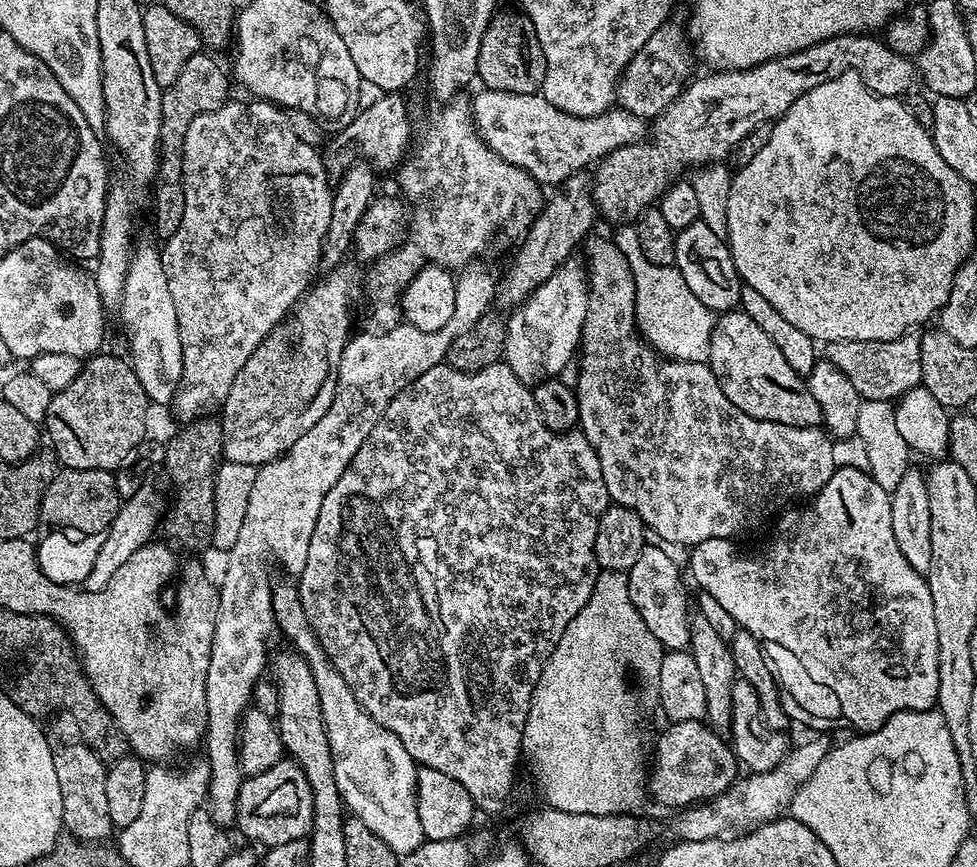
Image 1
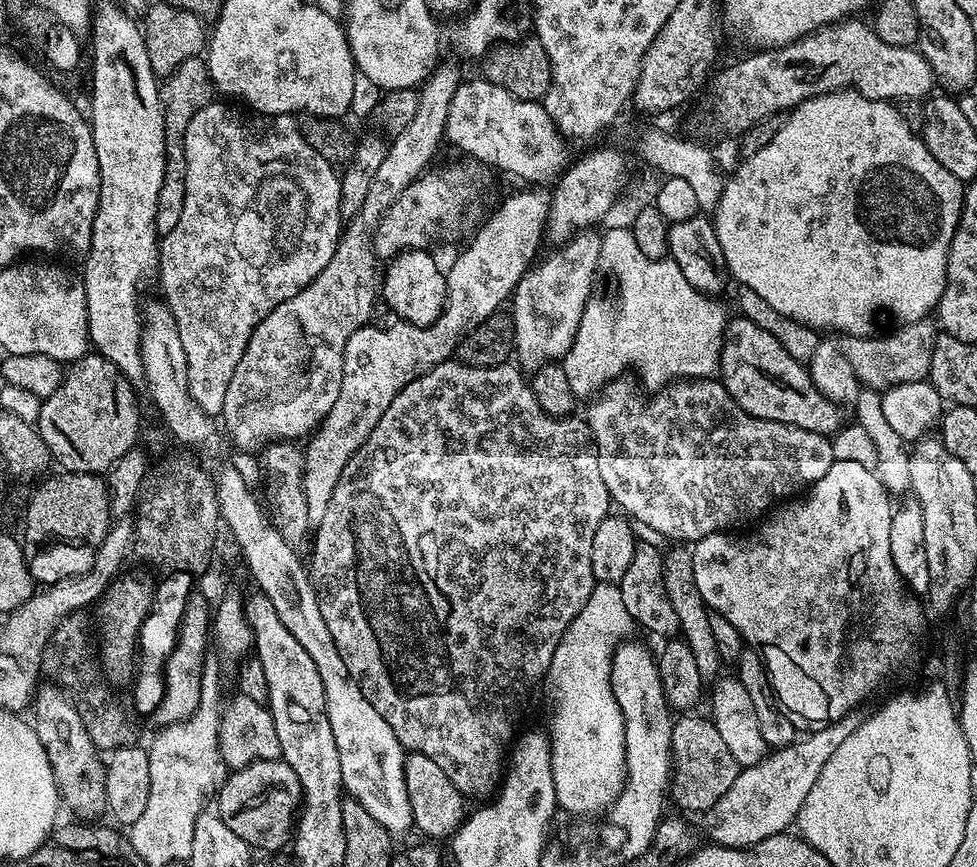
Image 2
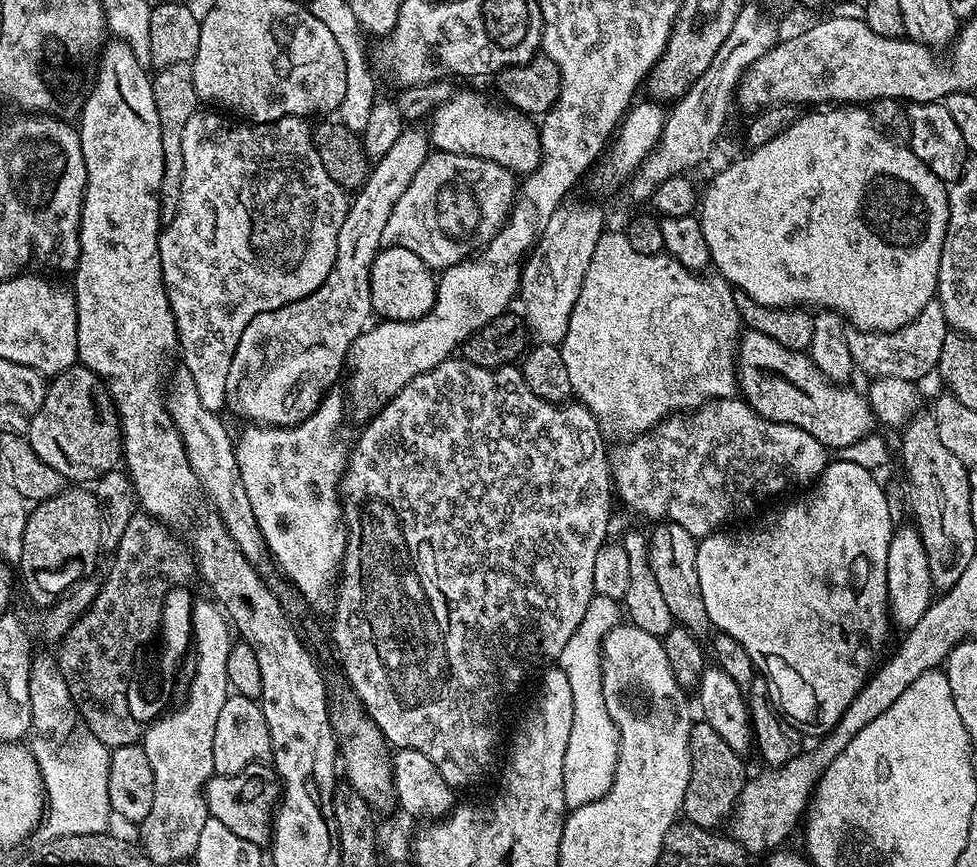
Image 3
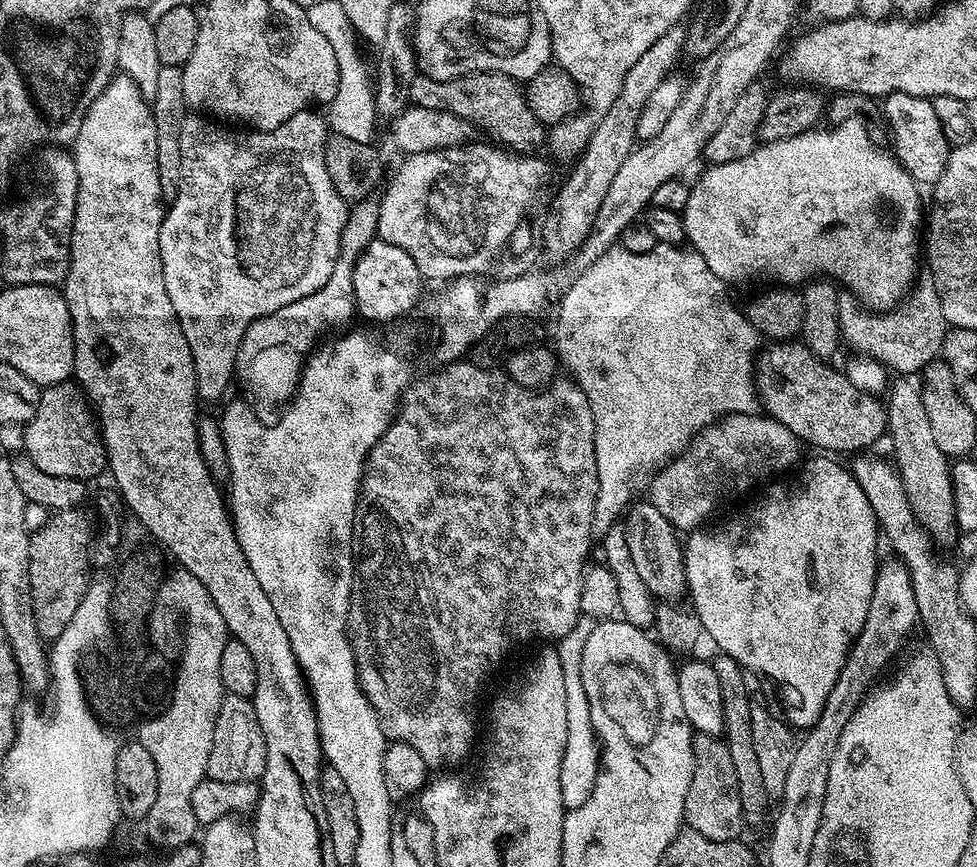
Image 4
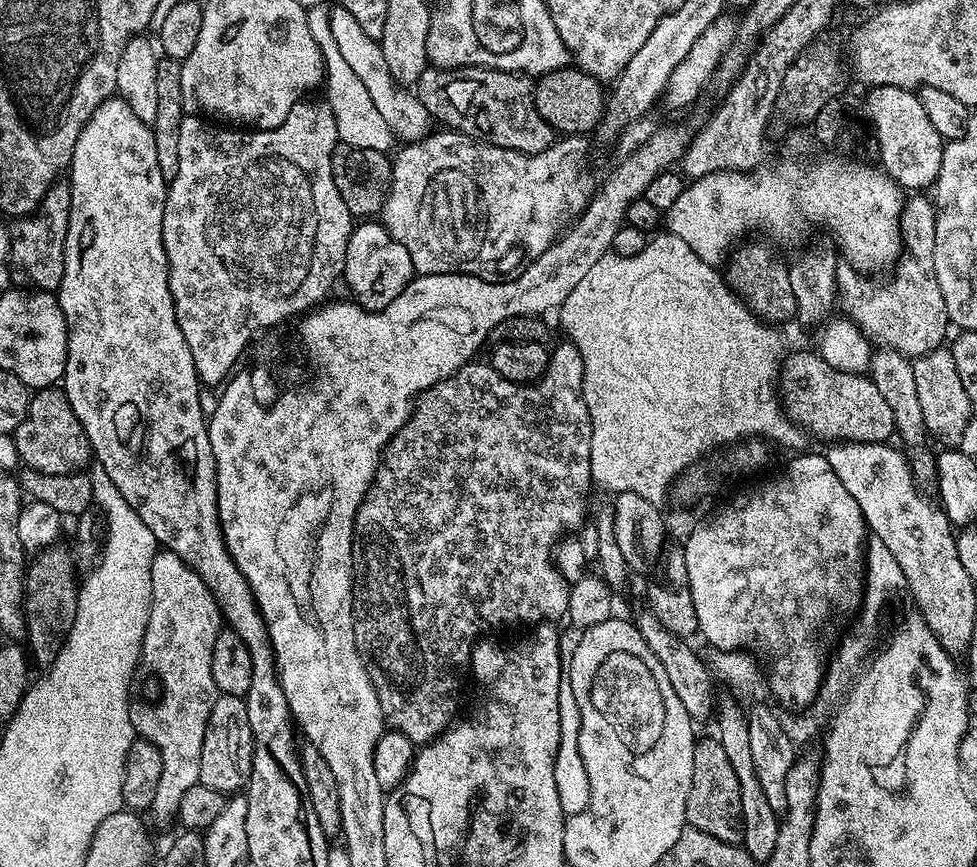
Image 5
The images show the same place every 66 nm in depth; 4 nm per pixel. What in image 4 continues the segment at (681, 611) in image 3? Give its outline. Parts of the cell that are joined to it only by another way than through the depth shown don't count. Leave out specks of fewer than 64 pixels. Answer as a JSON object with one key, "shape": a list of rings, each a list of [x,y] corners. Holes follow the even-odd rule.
{"shape":[[[651,502],[643,503],[633,503],[627,509],[622,520],[625,526],[626,542],[629,543],[629,556],[634,562],[635,569],[638,570],[642,582],[649,588],[653,597],[661,598],[666,602],[679,601],[679,596],[684,596],[688,591],[688,579],[684,569],[684,544],[681,537],[680,540],[676,537],[679,536],[678,530],[668,521],[666,514],[662,514],[662,510],[655,508]]]}

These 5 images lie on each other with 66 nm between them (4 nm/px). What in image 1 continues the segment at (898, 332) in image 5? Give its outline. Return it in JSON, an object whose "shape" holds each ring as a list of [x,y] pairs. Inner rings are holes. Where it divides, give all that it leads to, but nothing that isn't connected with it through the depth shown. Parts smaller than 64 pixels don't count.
{"shape":[[[905,334],[893,340],[839,340],[827,345],[826,359],[858,390],[861,400],[891,400],[896,402],[911,388],[921,387],[922,350],[920,338],[916,334]]]}

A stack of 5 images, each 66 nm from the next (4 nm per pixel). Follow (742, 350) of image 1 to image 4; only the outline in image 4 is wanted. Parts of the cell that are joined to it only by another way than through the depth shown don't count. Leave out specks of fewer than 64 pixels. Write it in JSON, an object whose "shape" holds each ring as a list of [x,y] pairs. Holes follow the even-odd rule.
{"shape":[[[776,342],[768,347],[758,356],[758,391],[763,411],[782,422],[805,445],[813,444],[824,454],[860,454],[887,433],[887,407],[875,395],[854,386],[839,367],[831,368],[829,361],[820,360],[802,342]]]}

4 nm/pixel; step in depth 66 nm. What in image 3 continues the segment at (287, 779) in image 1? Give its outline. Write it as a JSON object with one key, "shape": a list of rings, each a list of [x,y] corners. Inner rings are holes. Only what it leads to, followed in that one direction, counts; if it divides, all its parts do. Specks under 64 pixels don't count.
{"shape":[[[261,762],[246,766],[246,770],[233,776],[213,774],[208,779],[208,785],[204,787],[204,801],[211,819],[222,822],[228,829],[234,830],[238,838],[246,838],[246,842],[264,846],[272,839],[272,818],[281,791],[282,785],[275,768]]]}

